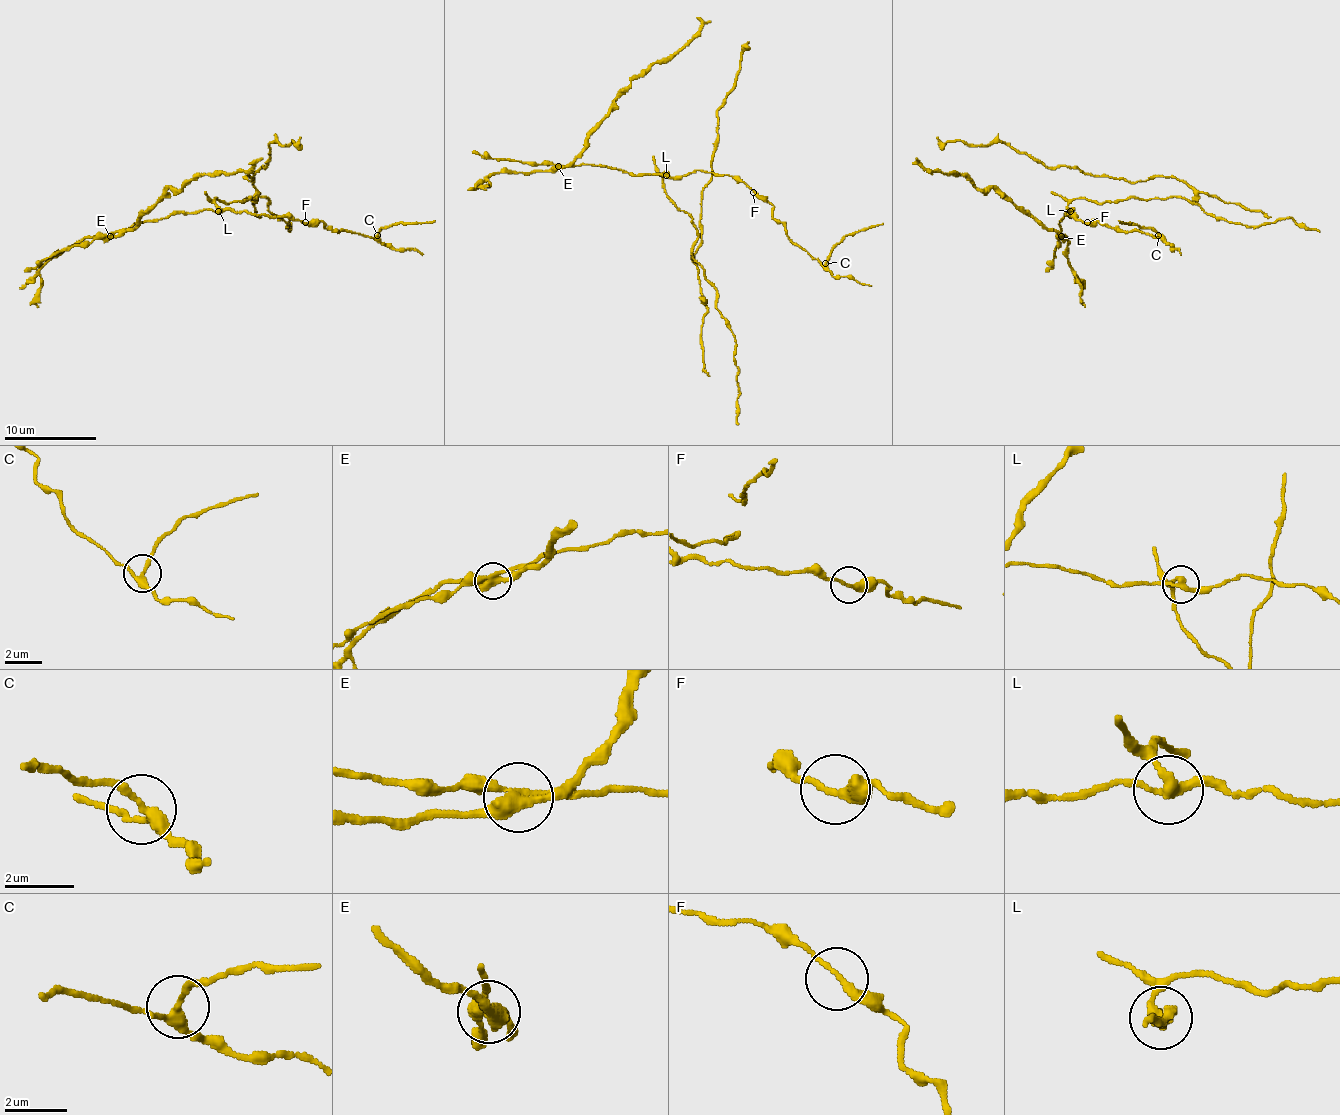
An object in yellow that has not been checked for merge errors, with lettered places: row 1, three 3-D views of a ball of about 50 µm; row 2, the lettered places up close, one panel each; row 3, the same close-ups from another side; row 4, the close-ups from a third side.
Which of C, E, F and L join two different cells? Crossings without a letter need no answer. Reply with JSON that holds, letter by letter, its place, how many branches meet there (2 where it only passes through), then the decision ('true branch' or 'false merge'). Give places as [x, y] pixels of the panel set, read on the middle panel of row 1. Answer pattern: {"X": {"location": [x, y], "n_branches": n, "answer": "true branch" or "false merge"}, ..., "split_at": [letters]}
{"C": {"location": [825, 263], "n_branches": 3, "answer": "true branch"}, "E": {"location": [558, 166], "n_branches": 3, "answer": "false merge"}, "F": {"location": [753, 192], "n_branches": 2, "answer": "true branch"}, "L": {"location": [666, 175], "n_branches": 3, "answer": "false merge"}, "split_at": ["E", "L"]}

